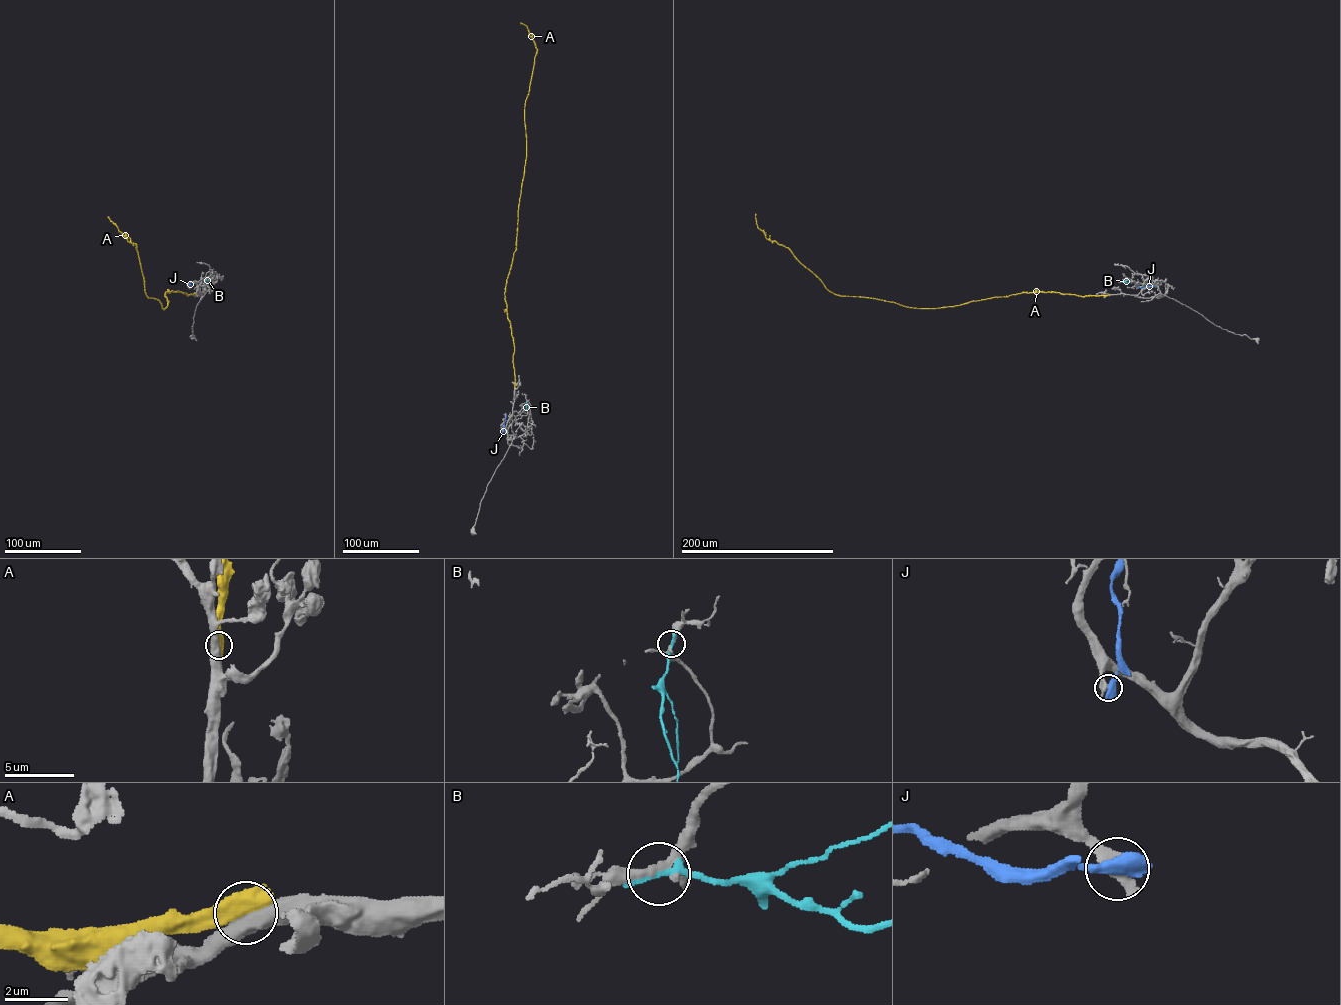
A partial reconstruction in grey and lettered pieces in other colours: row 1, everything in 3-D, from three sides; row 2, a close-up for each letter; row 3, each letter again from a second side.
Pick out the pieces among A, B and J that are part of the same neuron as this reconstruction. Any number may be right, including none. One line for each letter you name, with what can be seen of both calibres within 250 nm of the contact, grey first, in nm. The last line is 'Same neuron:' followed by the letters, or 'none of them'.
Same neuron: none of them

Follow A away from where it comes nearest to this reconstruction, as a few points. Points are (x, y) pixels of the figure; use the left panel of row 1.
A: (194, 293), (166, 292), (168, 301), (164, 309), (159, 300), (148, 297), (136, 245), (128, 241), (108, 216)

